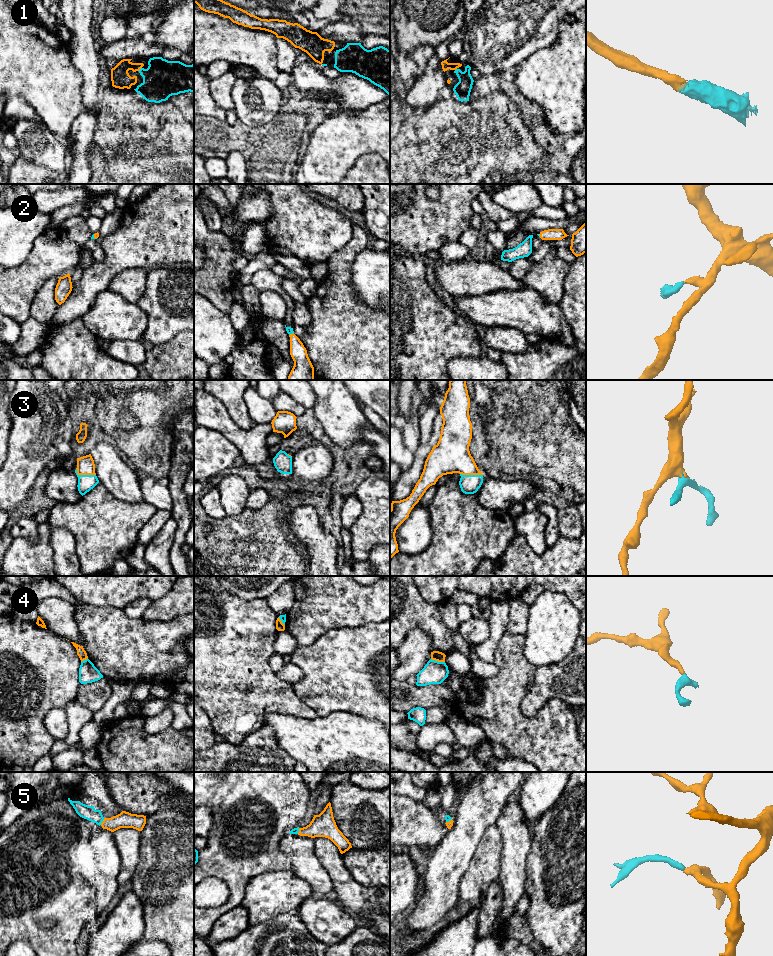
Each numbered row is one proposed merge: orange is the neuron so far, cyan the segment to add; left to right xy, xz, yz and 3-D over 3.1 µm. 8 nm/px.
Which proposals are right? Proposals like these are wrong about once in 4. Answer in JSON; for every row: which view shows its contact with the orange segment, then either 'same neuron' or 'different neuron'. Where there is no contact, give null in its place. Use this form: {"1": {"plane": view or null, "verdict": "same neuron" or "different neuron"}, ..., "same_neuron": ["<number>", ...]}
{"1": {"plane": "xy", "verdict": "same neuron"}, "2": {"plane": "xy", "verdict": "same neuron"}, "3": {"plane": "xy", "verdict": "same neuron"}, "4": {"plane": "yz", "verdict": "different neuron"}, "5": {"plane": "xy", "verdict": "same neuron"}, "same_neuron": ["1", "2", "3", "5"]}

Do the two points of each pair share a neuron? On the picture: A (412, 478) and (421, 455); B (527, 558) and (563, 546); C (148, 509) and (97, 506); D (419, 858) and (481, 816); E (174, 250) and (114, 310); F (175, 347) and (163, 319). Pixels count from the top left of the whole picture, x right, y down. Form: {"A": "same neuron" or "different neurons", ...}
{"A": "same neuron", "B": "same neuron", "C": "same neuron", "D": "same neuron", "E": "different neurons", "F": "different neurons"}

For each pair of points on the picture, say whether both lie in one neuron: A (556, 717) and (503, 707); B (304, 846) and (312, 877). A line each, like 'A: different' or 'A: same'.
A: same
B: same

